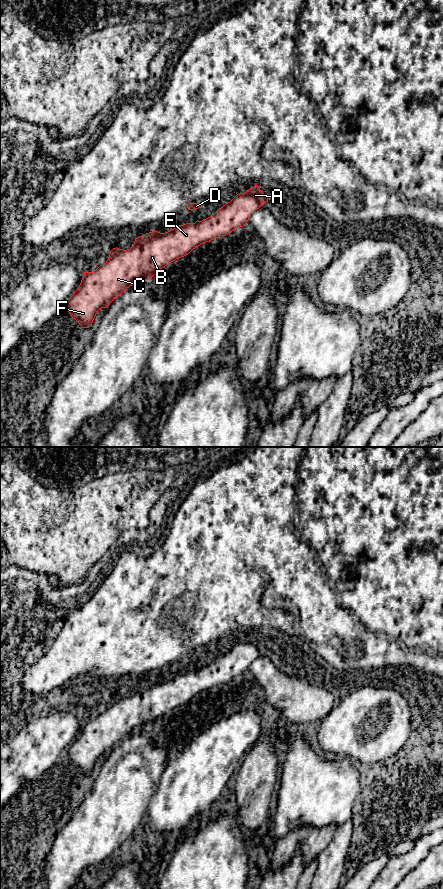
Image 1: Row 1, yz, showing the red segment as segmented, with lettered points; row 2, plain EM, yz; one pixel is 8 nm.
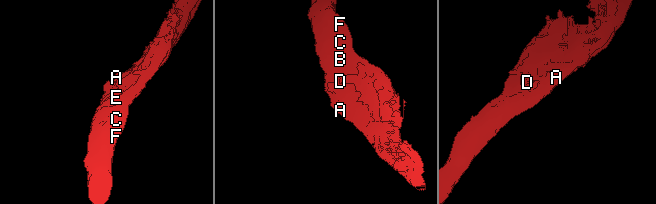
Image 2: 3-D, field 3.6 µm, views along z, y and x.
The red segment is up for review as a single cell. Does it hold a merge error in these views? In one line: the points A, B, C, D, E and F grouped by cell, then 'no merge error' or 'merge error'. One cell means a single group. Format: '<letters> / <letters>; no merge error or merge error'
A B C D E F; no merge error

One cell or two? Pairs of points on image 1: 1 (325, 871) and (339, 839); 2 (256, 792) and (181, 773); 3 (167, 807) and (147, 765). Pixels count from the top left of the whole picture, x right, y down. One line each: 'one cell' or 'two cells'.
1: one cell
2: two cells
3: two cells

